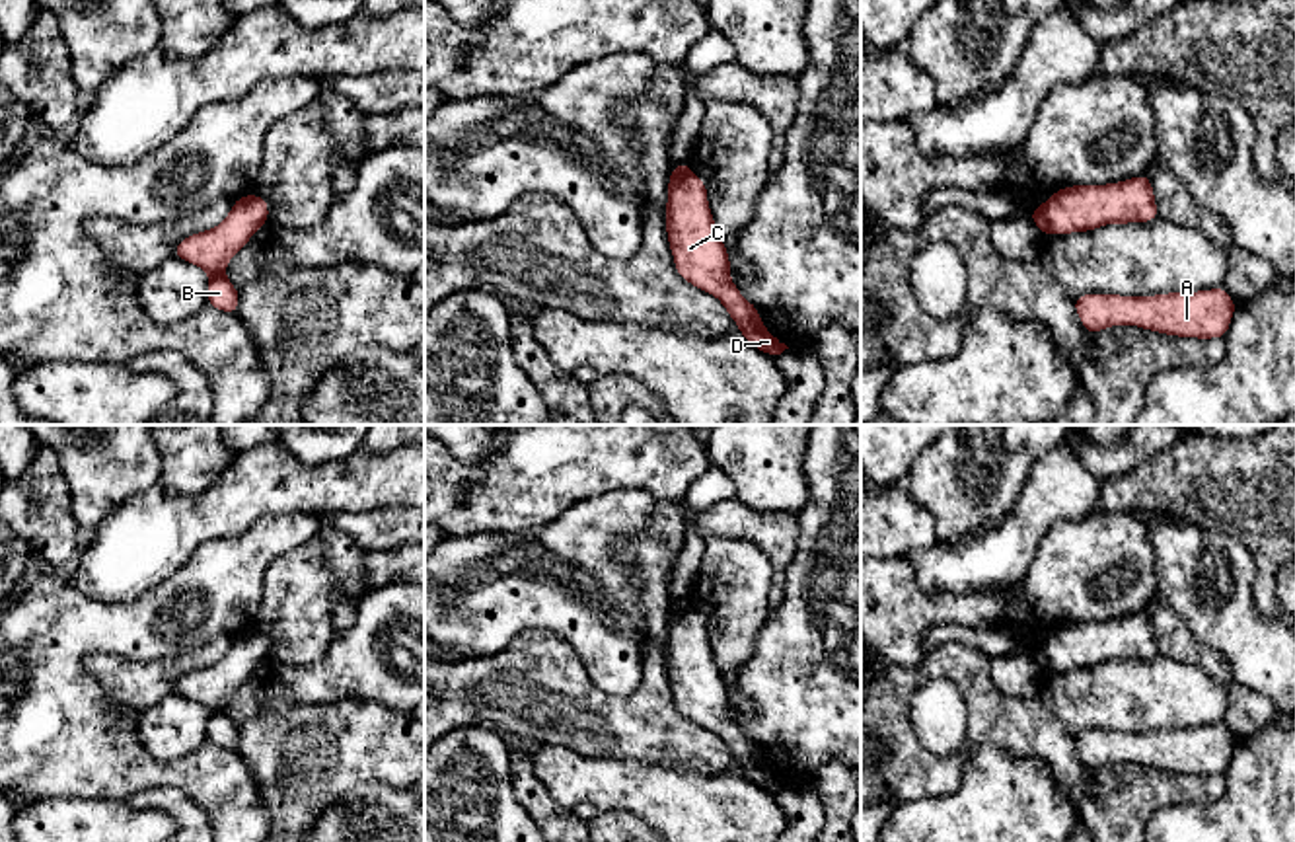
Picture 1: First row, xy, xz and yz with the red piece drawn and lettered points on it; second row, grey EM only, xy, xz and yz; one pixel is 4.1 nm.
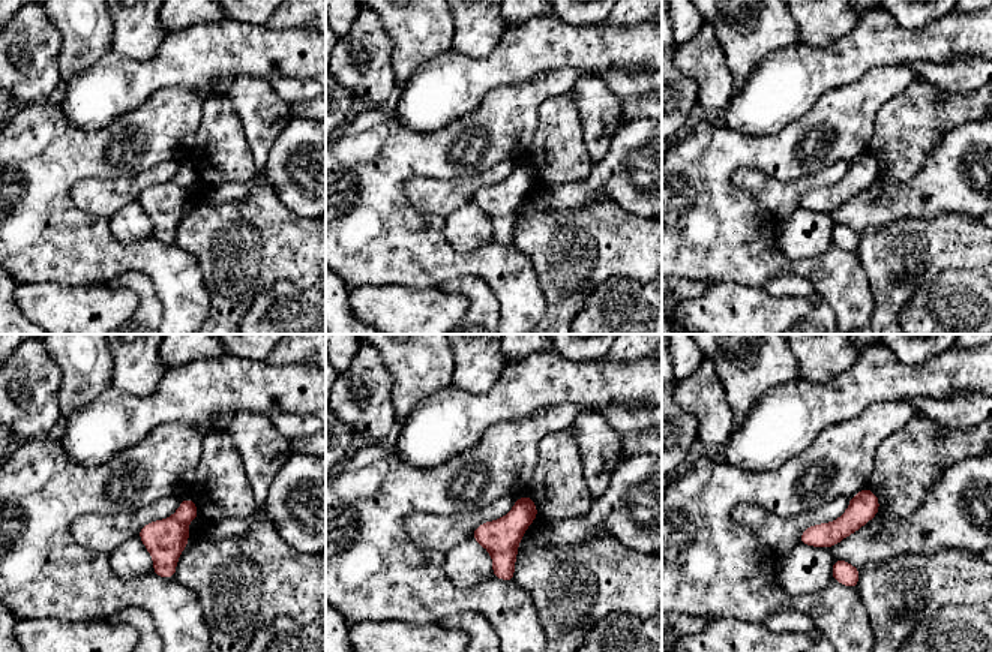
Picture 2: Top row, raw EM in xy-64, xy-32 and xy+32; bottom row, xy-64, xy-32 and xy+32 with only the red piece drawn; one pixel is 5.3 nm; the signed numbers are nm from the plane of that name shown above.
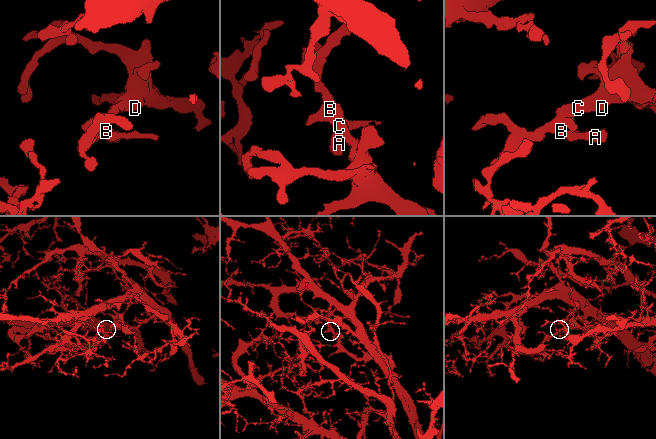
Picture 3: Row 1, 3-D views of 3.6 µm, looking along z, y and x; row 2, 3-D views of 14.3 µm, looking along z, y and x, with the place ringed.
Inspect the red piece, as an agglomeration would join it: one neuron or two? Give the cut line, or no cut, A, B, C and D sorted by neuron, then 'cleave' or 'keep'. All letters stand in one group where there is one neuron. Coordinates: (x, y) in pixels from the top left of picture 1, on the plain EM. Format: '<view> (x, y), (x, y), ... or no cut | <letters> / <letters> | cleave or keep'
no cut | A B C D | keep

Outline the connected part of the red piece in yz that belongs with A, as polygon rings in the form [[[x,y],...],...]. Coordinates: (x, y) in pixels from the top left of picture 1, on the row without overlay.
[[[1223,723],[1153,733],[1089,729],[1073,735],[1073,741],[1089,772],[1112,762],[1137,762],[1196,776],[1227,774],[1237,743]]]

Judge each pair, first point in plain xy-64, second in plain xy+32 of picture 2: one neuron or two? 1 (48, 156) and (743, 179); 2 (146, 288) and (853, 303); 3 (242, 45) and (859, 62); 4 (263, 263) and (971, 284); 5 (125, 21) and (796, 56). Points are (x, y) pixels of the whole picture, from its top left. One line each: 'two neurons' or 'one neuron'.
1: two neurons
2: two neurons
3: one neuron
4: two neurons
5: two neurons

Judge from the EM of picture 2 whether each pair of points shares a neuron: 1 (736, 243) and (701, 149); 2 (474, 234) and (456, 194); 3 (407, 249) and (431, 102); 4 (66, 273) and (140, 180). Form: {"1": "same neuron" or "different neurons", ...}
{"1": "same neuron", "2": "different neurons", "3": "different neurons", "4": "different neurons"}

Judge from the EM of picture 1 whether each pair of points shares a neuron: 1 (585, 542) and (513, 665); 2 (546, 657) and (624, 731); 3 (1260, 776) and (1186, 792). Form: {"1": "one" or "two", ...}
{"1": "two", "2": "one", "3": "two"}

